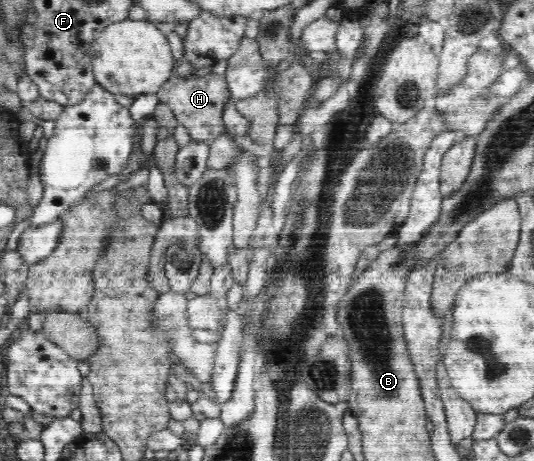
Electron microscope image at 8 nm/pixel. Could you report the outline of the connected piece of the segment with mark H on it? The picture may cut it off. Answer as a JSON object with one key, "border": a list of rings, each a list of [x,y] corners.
{"border":[[[211,72],[199,78],[190,76],[178,78],[172,73],[170,79],[162,85],[156,95],[161,102],[167,103],[178,123],[186,128],[192,140],[203,141],[210,145],[221,135],[225,127],[222,115],[223,105],[228,98],[232,98],[231,93],[224,75]]]}

